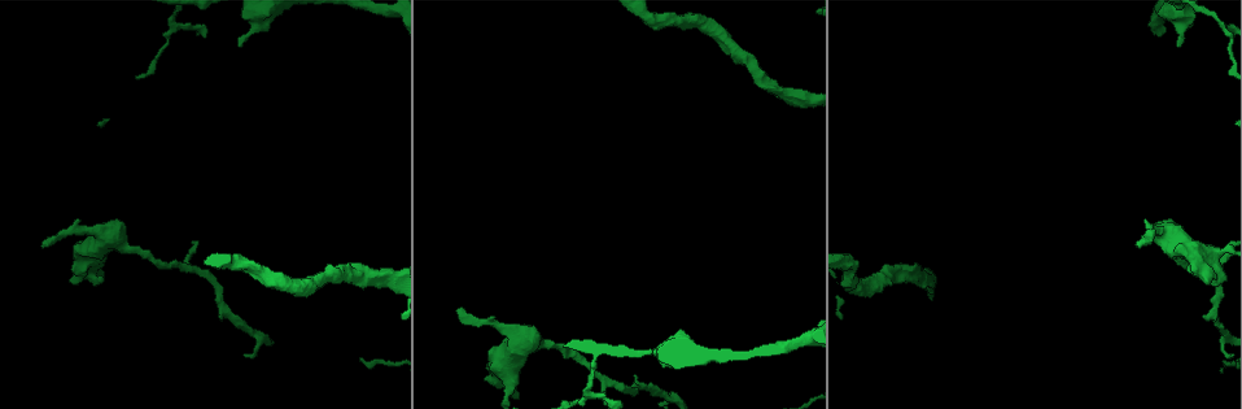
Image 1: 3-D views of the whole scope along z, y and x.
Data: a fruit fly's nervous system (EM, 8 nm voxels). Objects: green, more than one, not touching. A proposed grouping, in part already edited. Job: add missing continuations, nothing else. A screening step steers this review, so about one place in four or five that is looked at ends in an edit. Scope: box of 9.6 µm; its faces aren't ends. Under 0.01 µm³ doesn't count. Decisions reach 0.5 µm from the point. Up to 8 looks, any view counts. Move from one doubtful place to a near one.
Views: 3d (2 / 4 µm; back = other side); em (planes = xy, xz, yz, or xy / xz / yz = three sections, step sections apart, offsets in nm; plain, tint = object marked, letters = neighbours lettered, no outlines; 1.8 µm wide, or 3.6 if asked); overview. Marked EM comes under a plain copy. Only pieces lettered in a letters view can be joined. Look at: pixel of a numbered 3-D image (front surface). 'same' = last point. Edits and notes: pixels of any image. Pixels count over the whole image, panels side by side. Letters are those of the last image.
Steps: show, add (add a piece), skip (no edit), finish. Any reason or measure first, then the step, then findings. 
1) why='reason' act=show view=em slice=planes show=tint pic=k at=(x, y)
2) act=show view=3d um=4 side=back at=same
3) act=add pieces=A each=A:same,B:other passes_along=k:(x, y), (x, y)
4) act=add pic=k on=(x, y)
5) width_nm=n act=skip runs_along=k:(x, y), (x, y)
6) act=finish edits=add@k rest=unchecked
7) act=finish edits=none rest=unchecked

why='thick end' act=show view=3d um=2 pic=1 at=(1207, 279)

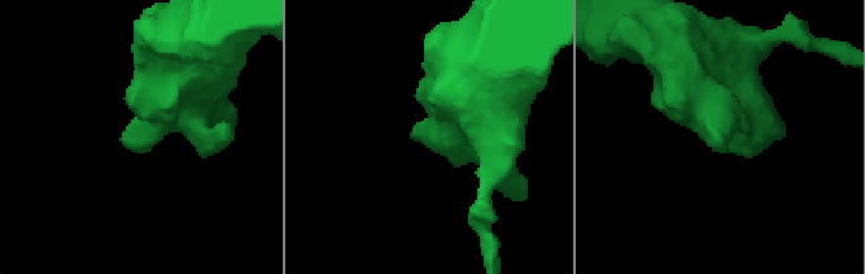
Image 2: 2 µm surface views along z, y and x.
why='now the EM' act=show view=em slice=xz step=16 show=letters pic=2 at=(418, 126)

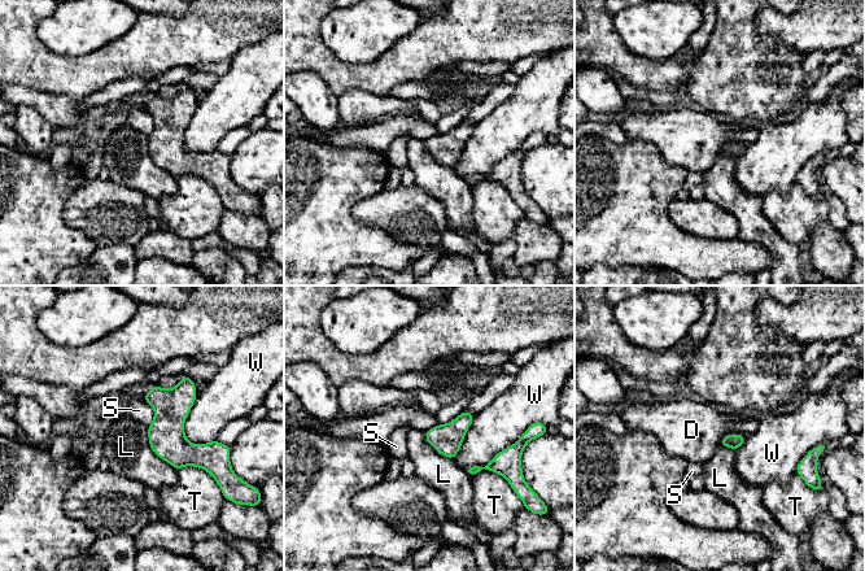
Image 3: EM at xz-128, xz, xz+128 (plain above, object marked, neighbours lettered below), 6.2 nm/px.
act=show view=em slice=planes show=letters at=same

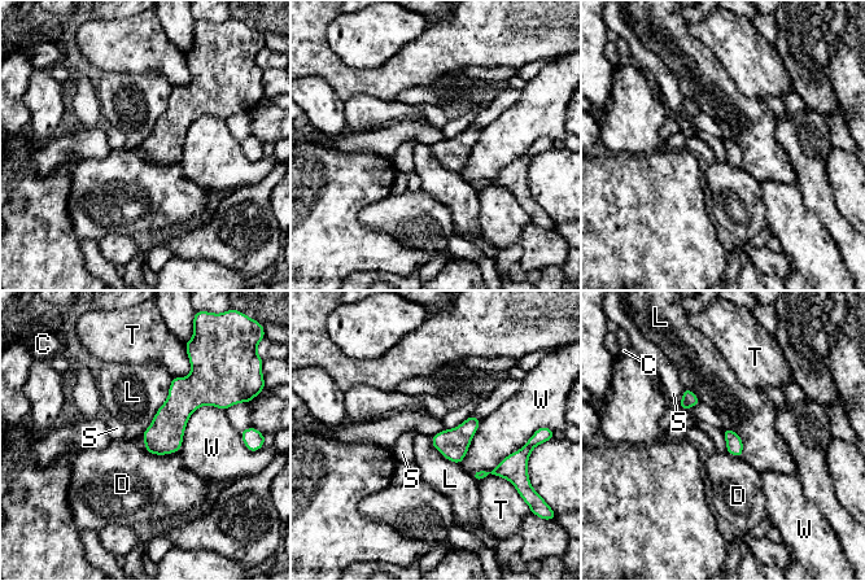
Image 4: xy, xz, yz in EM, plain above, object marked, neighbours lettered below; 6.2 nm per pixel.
act=skip each=C:other,D:other,L:other,S:other,T:other,W:other border=4:(173, 378), (167, 398), (140, 436) found='no lettered piece goes on from it'

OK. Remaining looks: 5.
why='free end' act=show view=em slice=planes show=letters pic=1 at=(43, 244)

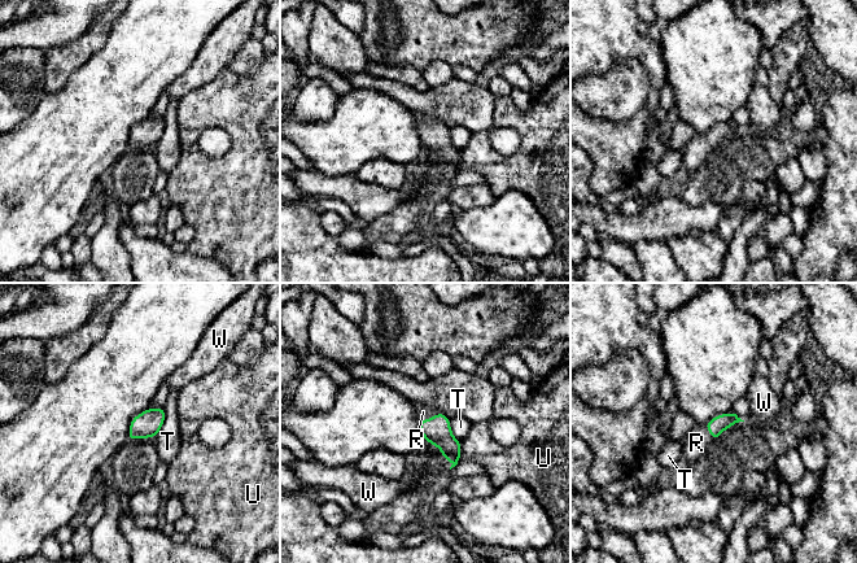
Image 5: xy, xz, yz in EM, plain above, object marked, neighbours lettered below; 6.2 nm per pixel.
act=add pieces=R each=R:same,T:other,U:other,W:other found='it goes on there'

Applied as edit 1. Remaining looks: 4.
act=show view=overview

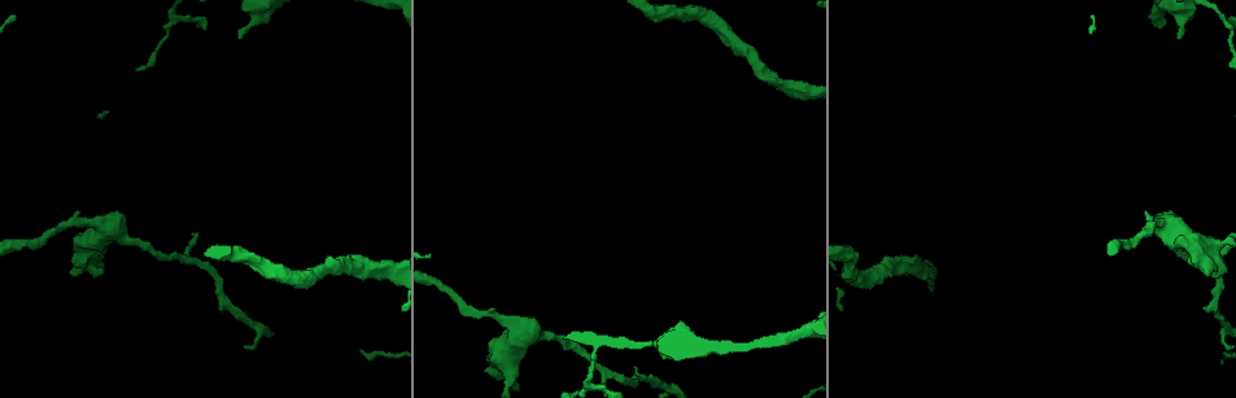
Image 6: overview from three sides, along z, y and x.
why='branch stops here' act=show view=3d um=4 pic=6 at=(1179, 37)

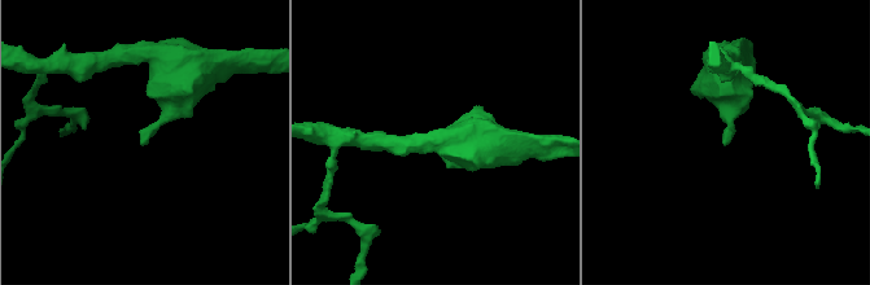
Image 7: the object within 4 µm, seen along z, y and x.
act=show view=em slice=xy step=4 show=tint pic=7 at=(724, 144)

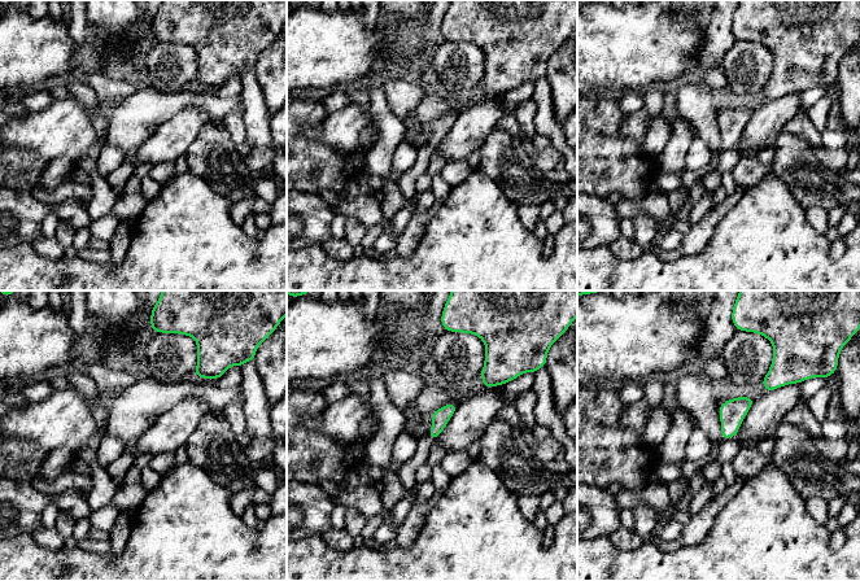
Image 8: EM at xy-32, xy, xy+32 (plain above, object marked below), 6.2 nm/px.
why='another direction' act=show view=em slice=planes show=letters at=same

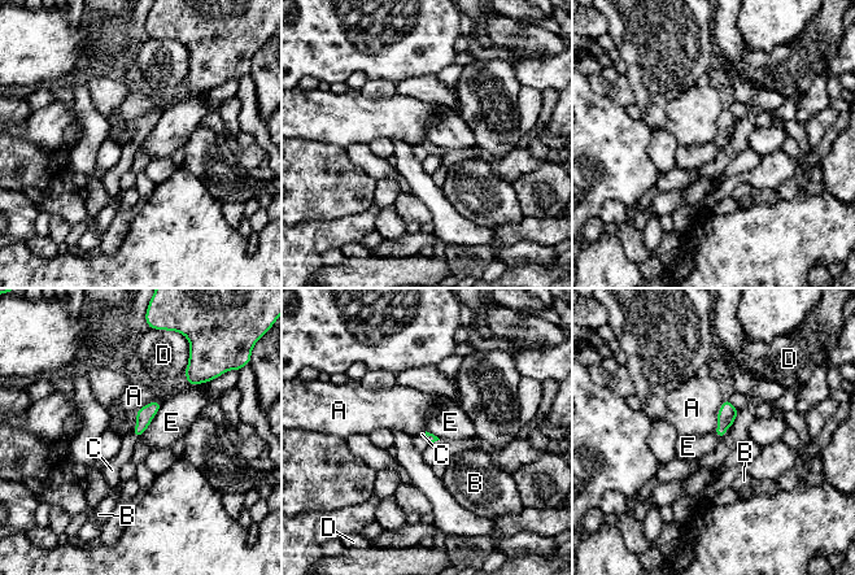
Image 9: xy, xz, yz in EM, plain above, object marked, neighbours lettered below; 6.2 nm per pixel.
act=add pieces=C each=A:other,B:other,C:same,D:other,E:other found='the neuron continues'

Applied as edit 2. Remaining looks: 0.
act=finish edits=add@5,add@9 rest=unchecked

